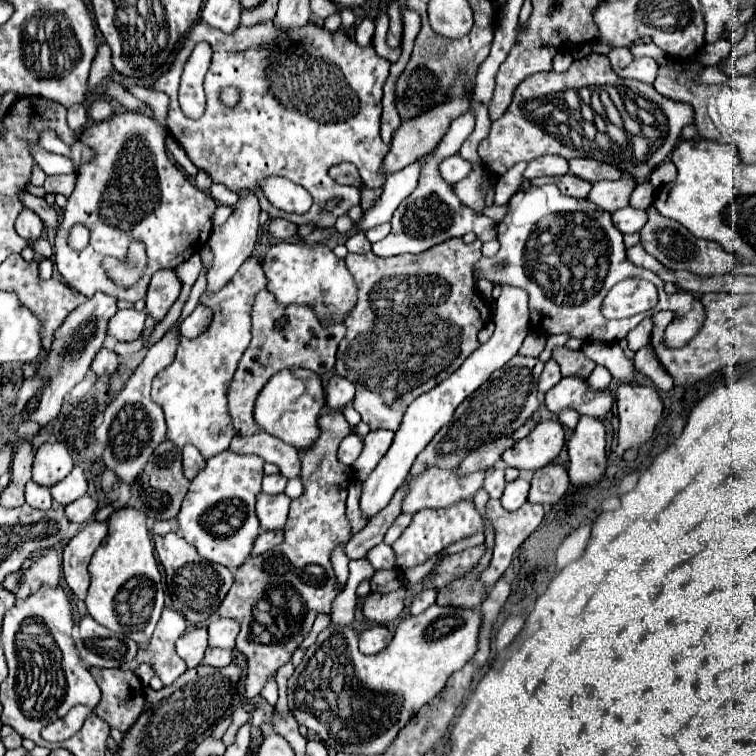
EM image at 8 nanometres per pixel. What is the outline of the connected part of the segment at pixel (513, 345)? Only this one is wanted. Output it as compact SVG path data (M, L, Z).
M504 285L500 297L496 299L496 311L494 311L496 329L494 329L492 337L484 345L480 345L462 363L462 367L458 367L446 381L438 383L434 389L430 389L428 393L420 395L416 401L410 403L408 411L402 419L402 425L394 435L394 441L392 441L388 453L382 457L382 461L376 465L376 469L370 473L370 477L364 481L360 511L366 519L372 519L378 511L382 511L390 503L394 491L406 479L406 475L408 475L414 459L418 457L418 453L430 443L430 439L442 429L442 425L446 425L452 419L454 409L470 393L474 393L482 383L486 383L494 369L506 365L518 353L524 337L528 335L528 321L530 321L530 317L528 317L528 295L518 287Z

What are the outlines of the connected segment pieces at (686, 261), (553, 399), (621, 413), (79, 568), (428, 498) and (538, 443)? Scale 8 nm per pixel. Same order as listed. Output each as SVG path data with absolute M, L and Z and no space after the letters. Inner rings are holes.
M648 207L646 211L648 211L648 223L640 231L640 243L664 267L668 267L672 271L686 269L686 271L696 273L696 275L726 275L732 269L736 269L738 265L742 265L740 257L734 257L732 253L726 253L718 243L694 237L686 227L658 215L658 211L654 207Z
M562 377L562 381L546 393L546 407L552 413L570 407L576 409L580 415L604 417L612 409L612 403L614 397L608 389L596 393L580 377Z
M622 383L618 387L618 419L620 419L620 429L618 429L618 451L626 451L634 445L644 443L646 439L652 437L654 427L658 419L662 417L662 401L658 397L658 391L650 385L628 385Z
M106 521L86 523L86 527L76 537L72 537L64 549L64 579L78 599L86 597L90 583L88 563L90 557L96 553L98 545L104 541L106 533L108 533Z
M438 467L426 469L418 479L410 482L402 503L404 513L416 513L426 507L450 507L458 501L472 501L482 487L486 471L470 473L468 477L456 475L456 469L442 471Z
M540 421L528 437L512 445L502 453L508 467L516 469L540 469L552 463L564 445L564 429L558 421Z

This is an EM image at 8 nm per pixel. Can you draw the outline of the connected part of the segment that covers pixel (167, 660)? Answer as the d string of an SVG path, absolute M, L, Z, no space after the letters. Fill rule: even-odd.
M164 609L154 629L154 639L146 653L138 653L138 659L148 659L148 665L156 671L164 685L178 679L187 666L175 652L175 642L186 631L186 619L174 609Z

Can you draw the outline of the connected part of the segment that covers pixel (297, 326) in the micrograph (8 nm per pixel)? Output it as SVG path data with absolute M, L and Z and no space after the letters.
M266 289L260 291L252 307L252 341L238 363L238 369L228 393L230 417L234 421L236 433L252 435L258 431L258 425L254 423L254 415L252 415L254 401L260 389L264 387L264 383L276 371L284 367L300 365L318 375L324 375L330 369L334 369L334 355L344 333L346 333L344 323L322 327L316 313L310 309L310 305L278 305L278 301L274 301L274 295L270 291Z

